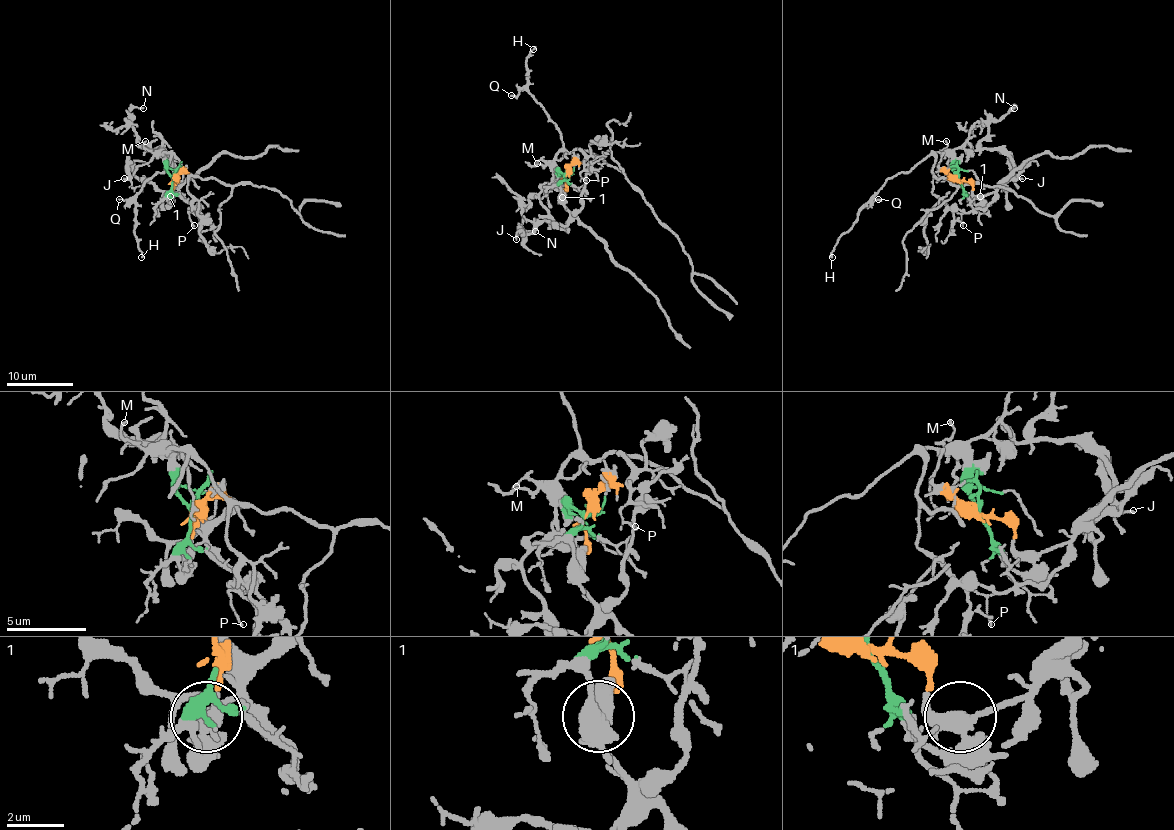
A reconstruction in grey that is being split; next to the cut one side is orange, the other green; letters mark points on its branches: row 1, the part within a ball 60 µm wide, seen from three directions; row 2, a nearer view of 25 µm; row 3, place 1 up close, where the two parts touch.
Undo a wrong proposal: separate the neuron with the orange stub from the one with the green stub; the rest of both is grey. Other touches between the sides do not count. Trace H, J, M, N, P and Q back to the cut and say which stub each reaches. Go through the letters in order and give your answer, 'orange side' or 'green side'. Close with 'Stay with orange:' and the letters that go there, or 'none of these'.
H: green side
J: orange side
M: green side
N: orange side
P: green side
Q: green side
Stay with orange: J, N

